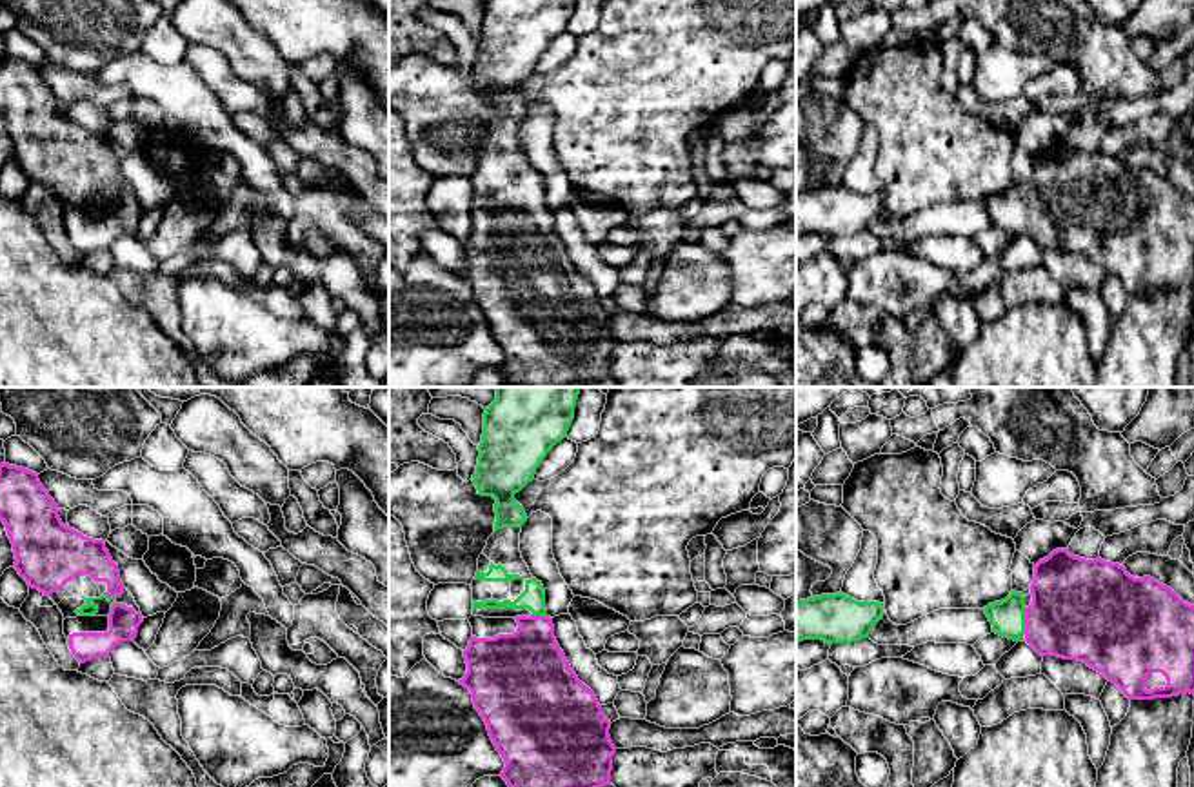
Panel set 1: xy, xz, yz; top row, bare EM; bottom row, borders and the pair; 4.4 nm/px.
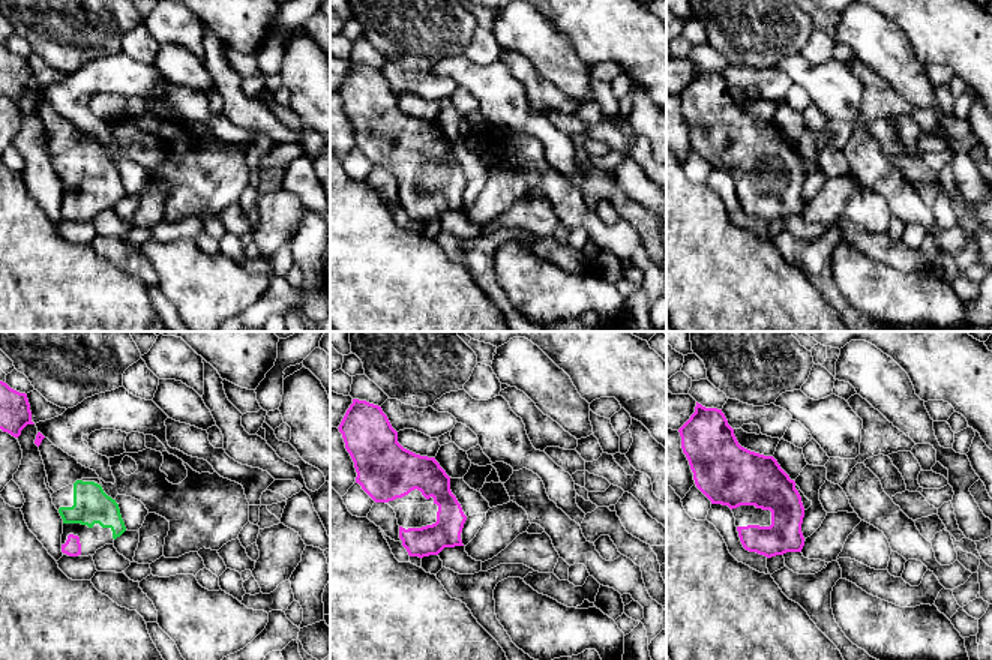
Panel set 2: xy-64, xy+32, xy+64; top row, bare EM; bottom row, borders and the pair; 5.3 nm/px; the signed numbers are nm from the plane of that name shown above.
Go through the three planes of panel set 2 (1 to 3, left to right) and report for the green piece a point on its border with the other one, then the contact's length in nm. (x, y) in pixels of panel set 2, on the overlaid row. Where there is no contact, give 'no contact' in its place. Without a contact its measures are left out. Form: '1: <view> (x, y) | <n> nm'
1: no contact
2: no contact
3: no contact

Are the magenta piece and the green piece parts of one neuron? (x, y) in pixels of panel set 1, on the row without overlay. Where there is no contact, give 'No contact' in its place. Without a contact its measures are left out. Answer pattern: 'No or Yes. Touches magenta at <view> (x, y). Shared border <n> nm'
Yes. Touches magenta at yz (1025, 213). Shared border 120 nm

